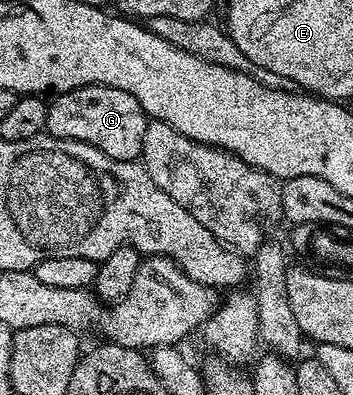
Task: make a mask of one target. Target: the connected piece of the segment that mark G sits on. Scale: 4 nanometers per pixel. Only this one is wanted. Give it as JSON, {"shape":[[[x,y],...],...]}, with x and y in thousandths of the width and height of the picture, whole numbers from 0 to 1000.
{"shape":[[[246,215],[144,248],[130,327],[153,347],[255,362],[317,408],[385,408],[422,304],[380,241],[297,215]]]}

